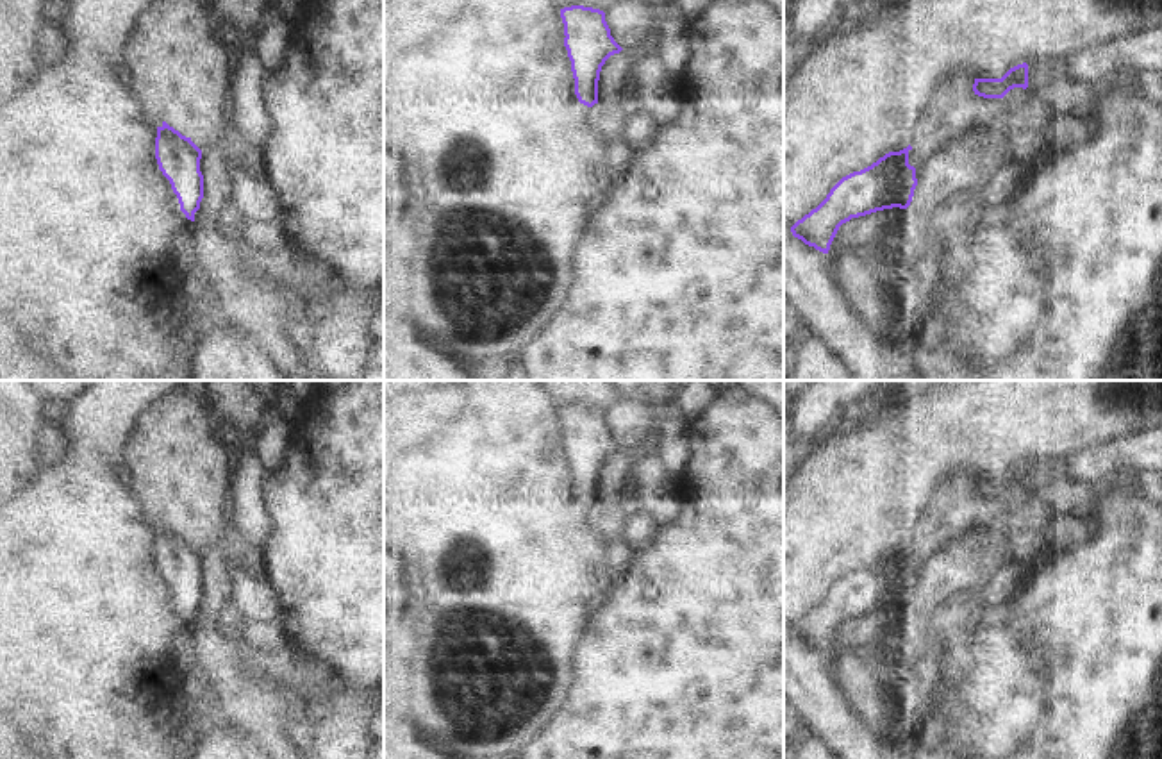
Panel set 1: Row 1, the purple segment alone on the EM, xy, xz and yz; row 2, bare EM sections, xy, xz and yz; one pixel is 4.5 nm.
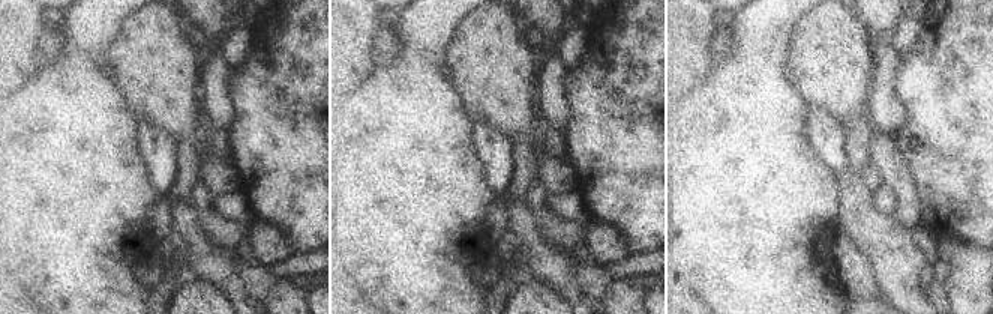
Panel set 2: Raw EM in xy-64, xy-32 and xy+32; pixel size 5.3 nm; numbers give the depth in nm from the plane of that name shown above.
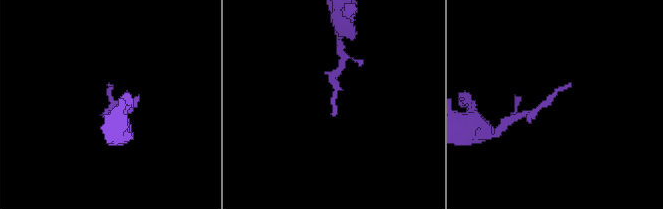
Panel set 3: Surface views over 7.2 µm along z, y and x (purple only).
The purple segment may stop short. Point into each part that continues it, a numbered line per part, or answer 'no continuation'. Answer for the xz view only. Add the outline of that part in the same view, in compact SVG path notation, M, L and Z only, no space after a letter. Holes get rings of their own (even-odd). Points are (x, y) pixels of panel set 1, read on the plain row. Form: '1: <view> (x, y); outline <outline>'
no continuation

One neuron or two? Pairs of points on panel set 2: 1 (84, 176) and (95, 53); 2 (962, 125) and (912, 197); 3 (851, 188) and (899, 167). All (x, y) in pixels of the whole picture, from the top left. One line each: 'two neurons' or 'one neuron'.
1: one neuron
2: two neurons
3: two neurons

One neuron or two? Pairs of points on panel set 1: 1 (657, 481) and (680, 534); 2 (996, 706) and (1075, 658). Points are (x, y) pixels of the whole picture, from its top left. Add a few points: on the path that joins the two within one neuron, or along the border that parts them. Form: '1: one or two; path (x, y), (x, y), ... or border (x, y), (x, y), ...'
1: two; border (675, 490), (680, 500), (680, 515), (663, 529)
2: two; border (1029, 636), (1045, 650), (1050, 661), (1046, 713)

